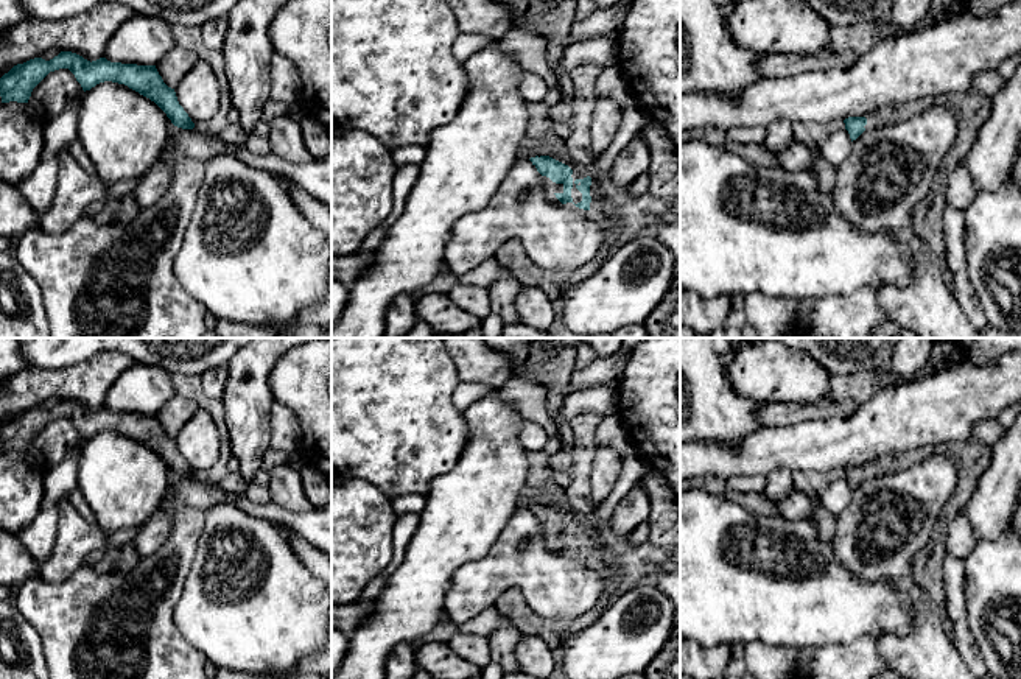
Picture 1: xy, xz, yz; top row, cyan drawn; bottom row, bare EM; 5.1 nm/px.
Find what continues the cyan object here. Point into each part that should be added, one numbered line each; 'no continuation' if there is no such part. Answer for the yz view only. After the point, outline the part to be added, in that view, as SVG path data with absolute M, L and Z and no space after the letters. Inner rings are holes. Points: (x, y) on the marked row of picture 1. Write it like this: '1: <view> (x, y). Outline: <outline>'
1: yz (887, 116). Outline: M895 104L890 107L878 109L876 112L865 115L867 125L864 128L875 129L875 128L889 126L903 121L907 117L909 117L907 106Z

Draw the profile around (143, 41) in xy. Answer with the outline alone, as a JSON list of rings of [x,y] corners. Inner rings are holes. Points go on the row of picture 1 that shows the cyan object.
[[[135,14],[107,42],[103,58],[111,62],[157,65],[174,48],[170,23]]]

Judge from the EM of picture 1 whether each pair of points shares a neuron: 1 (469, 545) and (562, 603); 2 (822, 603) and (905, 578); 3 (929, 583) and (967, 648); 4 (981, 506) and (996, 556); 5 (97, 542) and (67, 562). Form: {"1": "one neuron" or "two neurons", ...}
{"1": "two neurons", "2": "two neurons", "3": "two neurons", "4": "two neurons", "5": "one neuron"}

